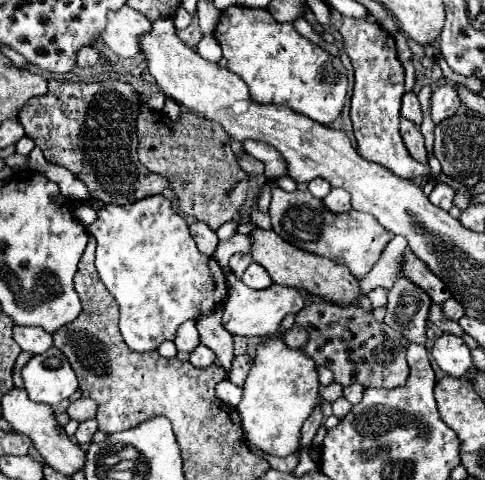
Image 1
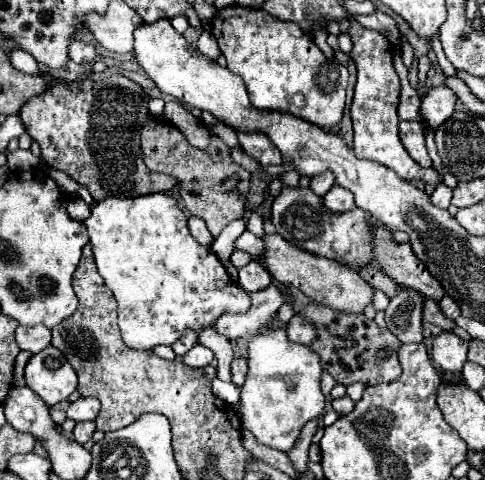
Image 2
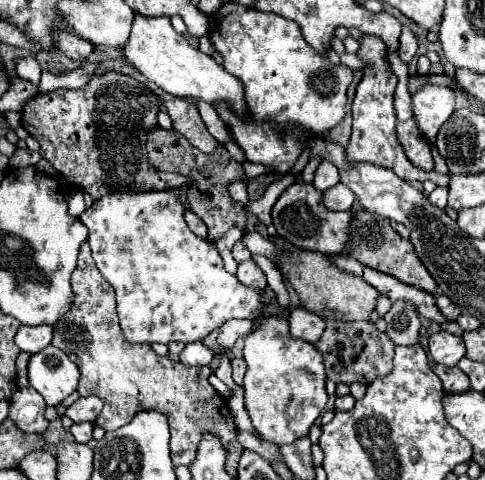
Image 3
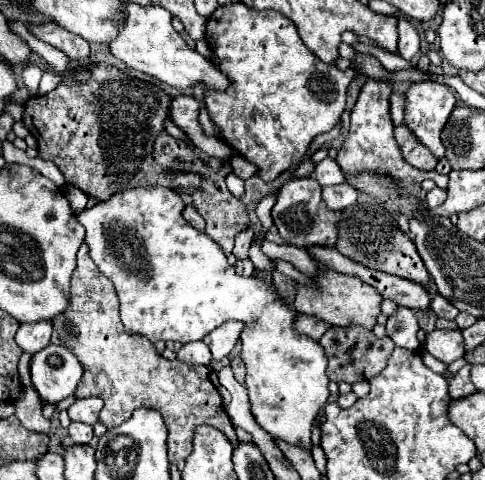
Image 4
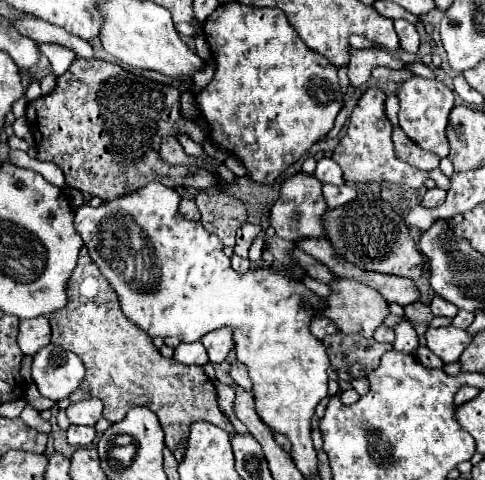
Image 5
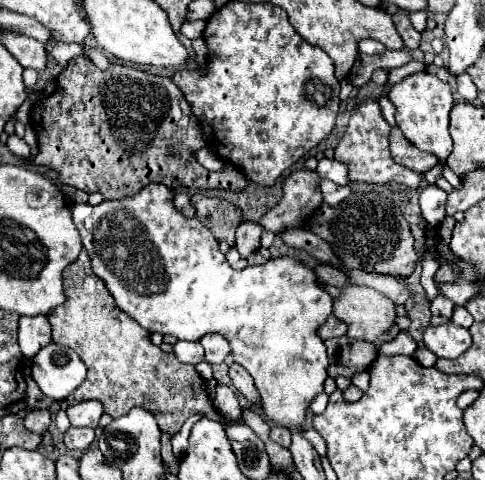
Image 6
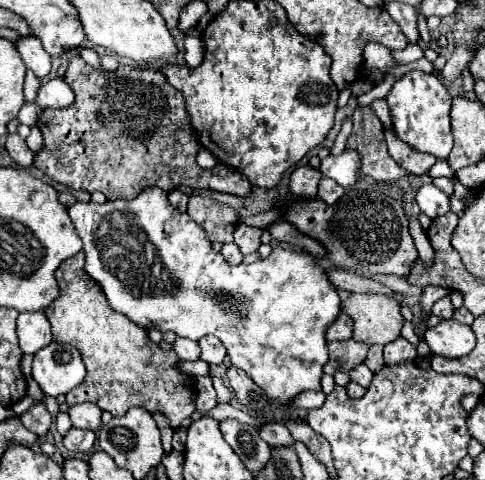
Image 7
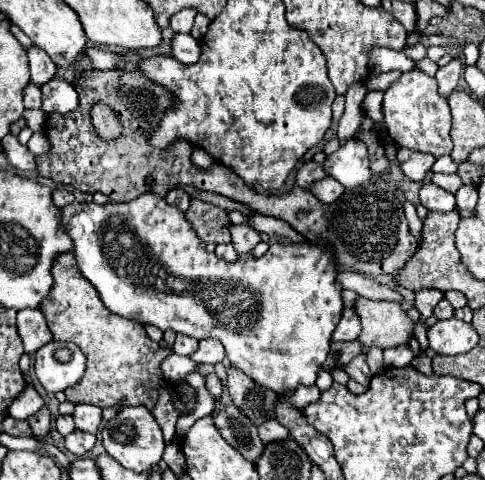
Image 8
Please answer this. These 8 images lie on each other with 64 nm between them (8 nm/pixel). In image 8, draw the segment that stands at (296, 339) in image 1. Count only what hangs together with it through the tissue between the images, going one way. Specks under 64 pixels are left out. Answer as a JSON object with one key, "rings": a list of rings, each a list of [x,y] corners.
{"rings":[[[344,308],[342,318],[332,332],[332,342],[350,342],[356,340],[360,334],[360,320],[352,308]]]}

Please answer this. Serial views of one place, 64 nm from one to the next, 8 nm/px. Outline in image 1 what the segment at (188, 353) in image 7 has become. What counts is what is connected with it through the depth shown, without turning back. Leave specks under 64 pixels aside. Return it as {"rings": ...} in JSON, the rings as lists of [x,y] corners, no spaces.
{"rings":[[[200,344],[200,346],[190,354],[190,362],[192,362],[194,366],[210,366],[210,364],[216,362],[216,354],[214,354],[208,346]]]}

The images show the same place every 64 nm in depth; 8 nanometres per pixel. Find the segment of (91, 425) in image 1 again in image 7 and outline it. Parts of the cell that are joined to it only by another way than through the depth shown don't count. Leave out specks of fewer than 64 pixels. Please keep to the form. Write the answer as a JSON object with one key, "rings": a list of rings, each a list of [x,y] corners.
{"rings":[[[70,428],[64,436],[64,446],[70,452],[90,452],[94,446],[96,434],[92,430],[80,430],[80,428]]]}

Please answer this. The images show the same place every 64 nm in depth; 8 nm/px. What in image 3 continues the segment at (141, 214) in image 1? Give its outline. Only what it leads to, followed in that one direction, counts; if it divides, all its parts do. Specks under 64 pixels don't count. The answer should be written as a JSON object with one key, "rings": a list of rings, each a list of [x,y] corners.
{"rings":[[[170,190],[104,196],[84,210],[80,222],[88,228],[88,244],[100,274],[116,292],[118,318],[126,342],[170,344],[174,340],[204,340],[214,330],[214,324],[228,318],[260,318],[264,314],[260,302],[262,292],[244,288],[236,276],[226,272],[216,246],[190,232],[184,220],[184,206]]]}

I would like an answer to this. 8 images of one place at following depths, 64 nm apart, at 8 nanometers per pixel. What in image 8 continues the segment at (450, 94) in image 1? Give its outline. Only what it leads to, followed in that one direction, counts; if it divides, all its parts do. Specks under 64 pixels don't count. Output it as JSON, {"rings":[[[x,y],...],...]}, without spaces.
{"rings":[[[422,70],[404,72],[386,92],[384,92],[384,118],[390,138],[398,146],[406,146],[418,152],[428,152],[436,158],[452,152],[450,138],[450,108],[448,98],[440,96],[438,82],[424,74]]]}

